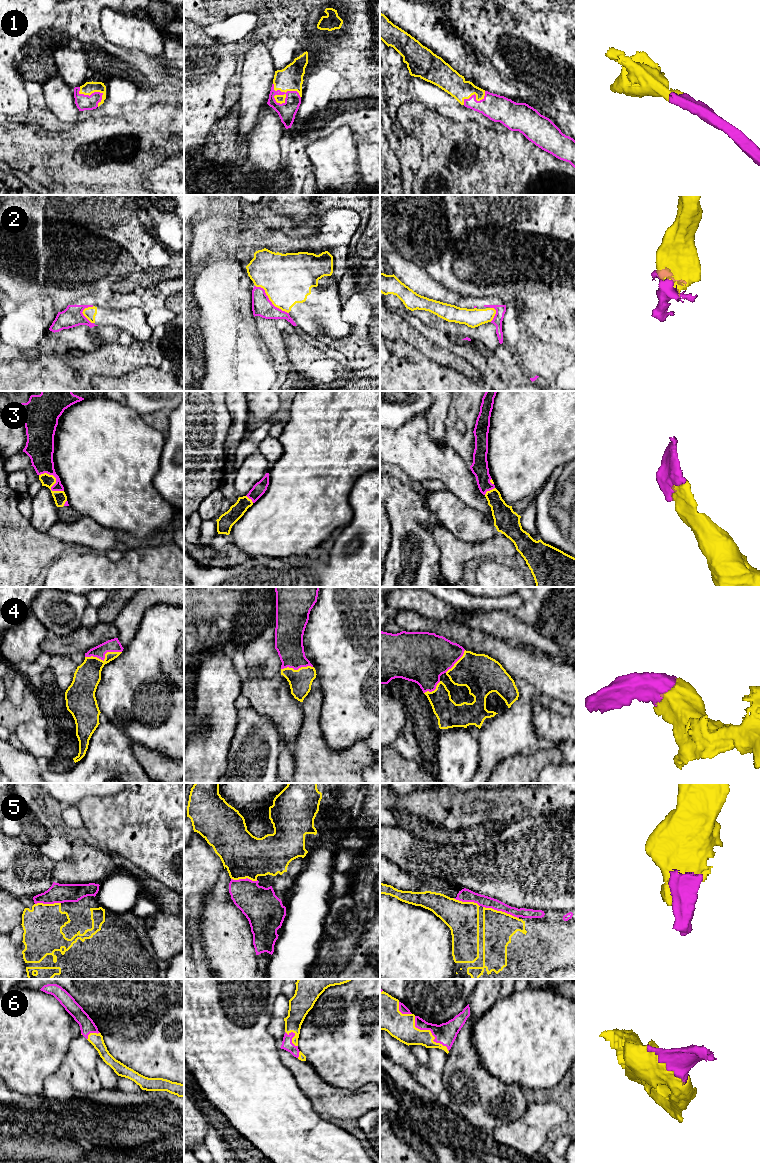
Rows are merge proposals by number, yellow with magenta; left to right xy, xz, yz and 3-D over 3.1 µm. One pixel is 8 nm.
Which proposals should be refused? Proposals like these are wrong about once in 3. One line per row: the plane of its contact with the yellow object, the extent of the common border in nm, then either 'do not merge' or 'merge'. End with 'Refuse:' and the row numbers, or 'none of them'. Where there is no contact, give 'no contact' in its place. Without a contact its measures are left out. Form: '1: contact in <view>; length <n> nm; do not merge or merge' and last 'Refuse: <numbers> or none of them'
1: contact in xz; length 260 nm; merge
2: contact in xz; length 360 nm; do not merge
3: contact in xy; length 240 nm; merge
4: contact in xy; length 300 nm; merge
5: contact in yz; length 300 nm; do not merge
6: contact in yz; length 400 nm; merge
Refuse: 2, 5

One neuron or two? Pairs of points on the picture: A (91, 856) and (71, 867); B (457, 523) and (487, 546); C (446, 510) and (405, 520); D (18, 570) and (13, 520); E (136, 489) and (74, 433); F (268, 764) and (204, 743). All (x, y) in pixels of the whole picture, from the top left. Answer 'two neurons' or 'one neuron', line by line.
A: one neuron
B: two neurons
C: two neurons
D: one neuron
E: one neuron
F: two neurons

